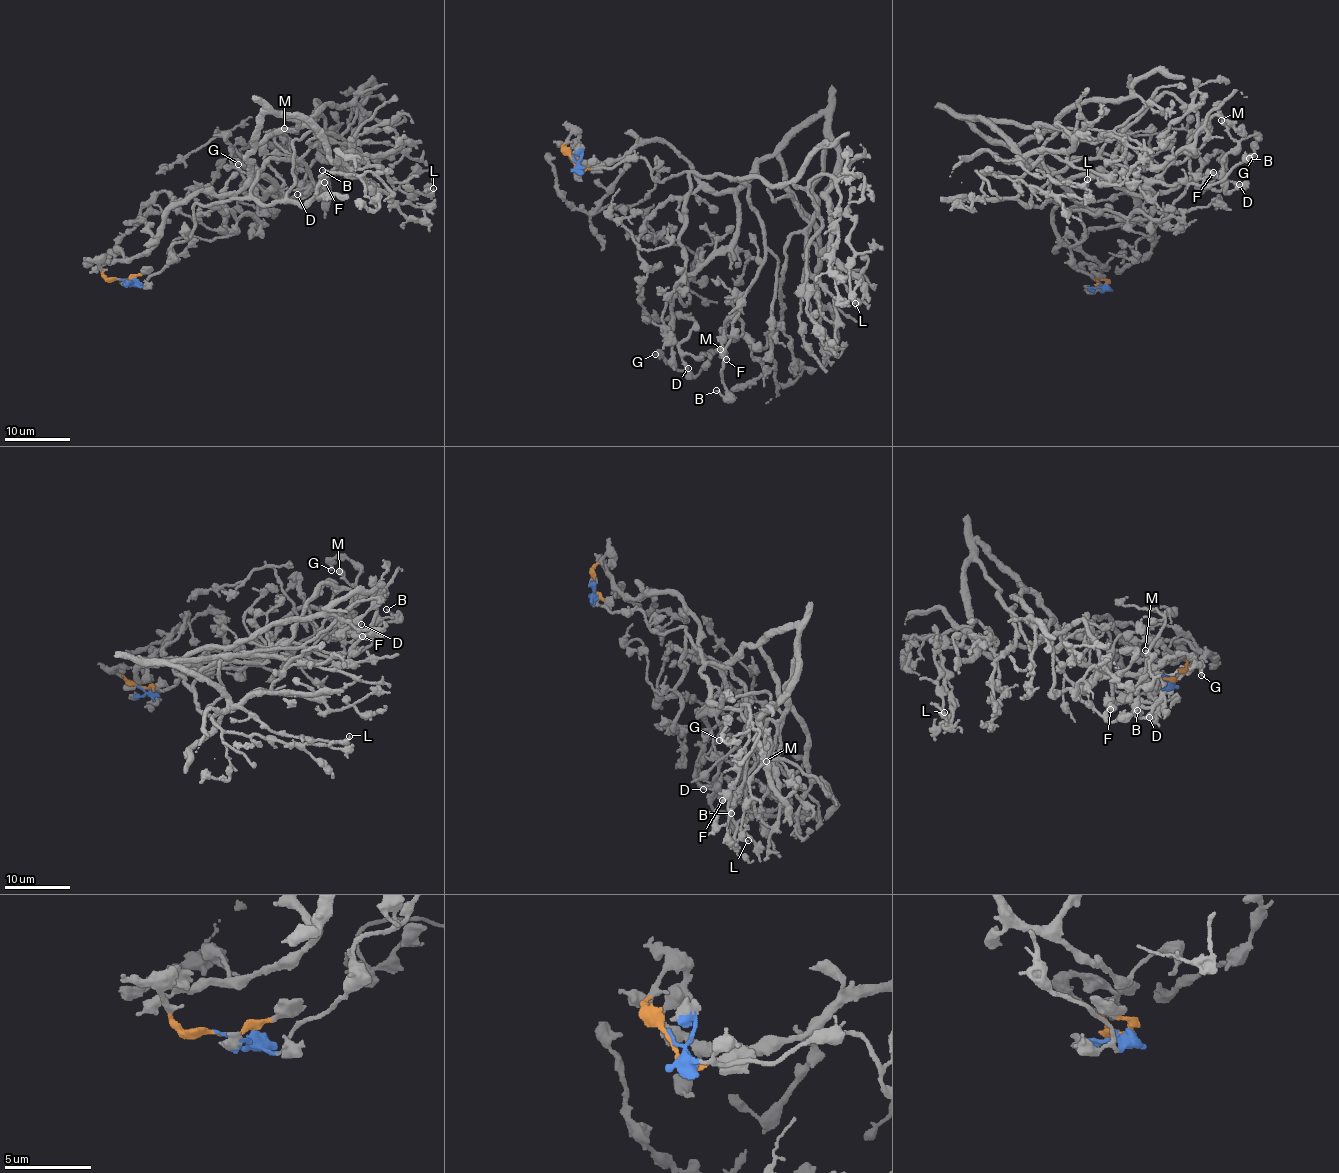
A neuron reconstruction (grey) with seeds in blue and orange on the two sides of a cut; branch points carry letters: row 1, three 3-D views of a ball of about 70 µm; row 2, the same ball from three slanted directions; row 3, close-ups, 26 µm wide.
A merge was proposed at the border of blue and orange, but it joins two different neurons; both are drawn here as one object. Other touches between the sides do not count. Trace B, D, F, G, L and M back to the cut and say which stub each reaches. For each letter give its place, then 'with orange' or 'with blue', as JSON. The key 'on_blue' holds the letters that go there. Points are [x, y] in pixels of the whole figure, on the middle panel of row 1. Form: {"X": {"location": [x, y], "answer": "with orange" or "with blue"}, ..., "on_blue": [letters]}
{"B": {"location": [716, 390], "answer": "with blue"}, "D": {"location": [688, 368], "answer": "with orange"}, "F": {"location": [726, 359], "answer": "with blue"}, "G": {"location": [655, 354], "answer": "with orange"}, "L": {"location": [855, 303], "answer": "with orange"}, "M": {"location": [720, 349], "answer": "with orange"}, "on_blue": ["B", "F"]}

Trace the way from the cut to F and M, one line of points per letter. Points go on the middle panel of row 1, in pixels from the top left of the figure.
F: (573, 158), (598, 169), (641, 158), (660, 181), (692, 172), (746, 185), (764, 260), (722, 350), (726, 360)
M: (573, 158), (574, 133), (590, 162), (661, 140), (734, 195), (736, 235), (671, 308), (685, 353), (721, 348)

